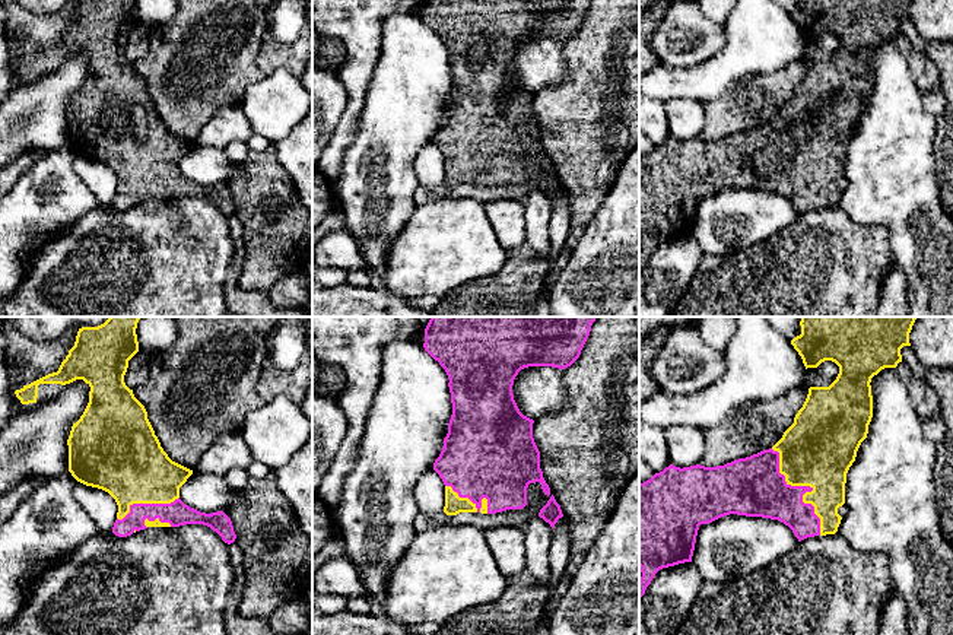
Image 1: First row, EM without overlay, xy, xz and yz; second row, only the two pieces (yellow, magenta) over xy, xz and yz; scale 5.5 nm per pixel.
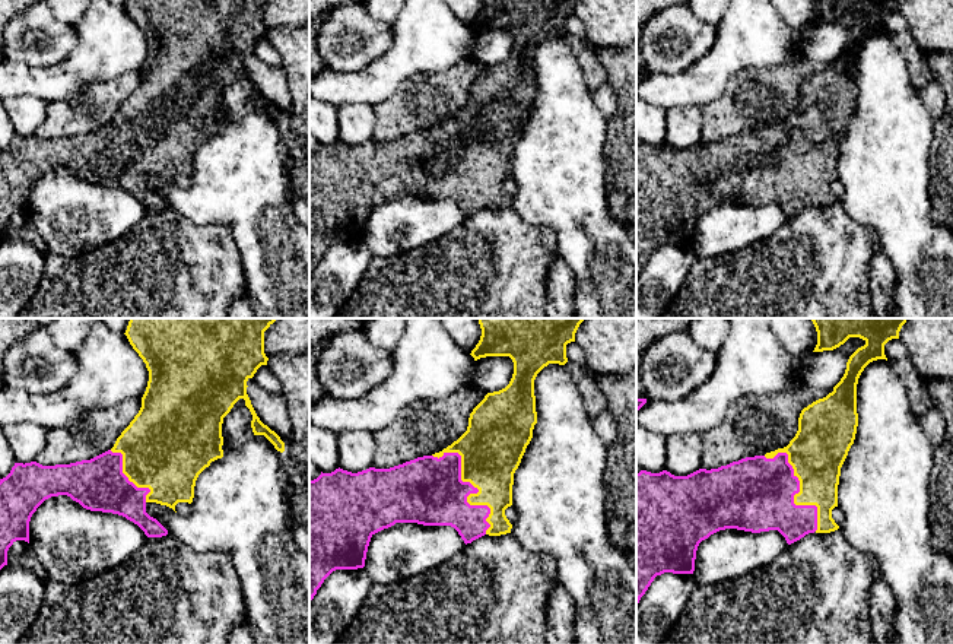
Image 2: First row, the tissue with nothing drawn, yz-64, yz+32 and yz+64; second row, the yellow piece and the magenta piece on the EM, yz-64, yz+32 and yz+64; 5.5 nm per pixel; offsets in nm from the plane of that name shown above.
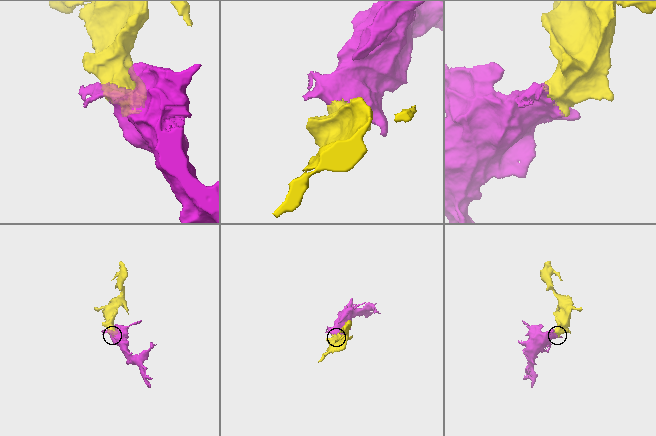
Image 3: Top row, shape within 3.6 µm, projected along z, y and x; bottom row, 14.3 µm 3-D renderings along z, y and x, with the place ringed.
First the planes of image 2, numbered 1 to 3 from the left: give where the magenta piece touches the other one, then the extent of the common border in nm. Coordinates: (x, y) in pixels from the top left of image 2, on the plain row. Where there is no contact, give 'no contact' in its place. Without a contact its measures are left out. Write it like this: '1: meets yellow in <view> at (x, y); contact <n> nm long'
1: meets yellow in yz-64 at (127, 149); contact 360 nm long
2: meets yellow in yz+32 at (476, 159); contact 550 nm long
3: meets yellow in yz+64 at (800, 162); contact 500 nm long

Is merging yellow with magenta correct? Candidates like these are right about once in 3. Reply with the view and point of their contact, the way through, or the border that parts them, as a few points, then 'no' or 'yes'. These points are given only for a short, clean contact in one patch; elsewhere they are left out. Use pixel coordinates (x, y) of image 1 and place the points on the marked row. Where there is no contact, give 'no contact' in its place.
yz (807, 485) | yes

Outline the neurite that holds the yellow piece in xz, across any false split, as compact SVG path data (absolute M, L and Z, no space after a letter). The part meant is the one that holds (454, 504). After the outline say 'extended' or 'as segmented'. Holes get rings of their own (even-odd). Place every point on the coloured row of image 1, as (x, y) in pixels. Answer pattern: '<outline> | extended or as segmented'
M432 317L425 328L425 350L448 375L452 415L444 447L433 470L445 485L447 515L460 512L496 514L527 505L527 488L540 482L544 495L550 488L540 469L540 451L533 438L534 420L524 416L512 394L514 380L528 366L565 369L581 355L595 317Z | extended

